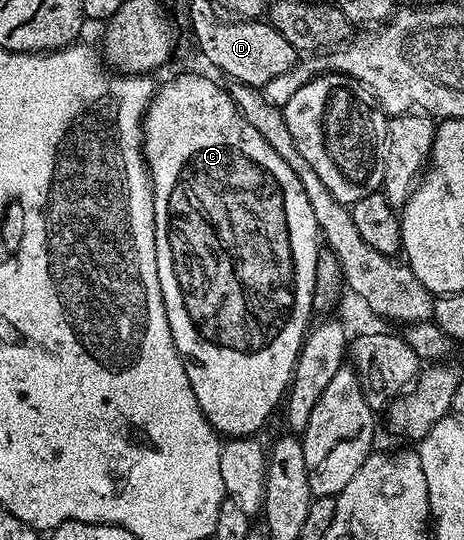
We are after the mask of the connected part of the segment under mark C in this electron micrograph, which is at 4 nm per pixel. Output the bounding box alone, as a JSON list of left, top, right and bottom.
[143,76,319,438]

